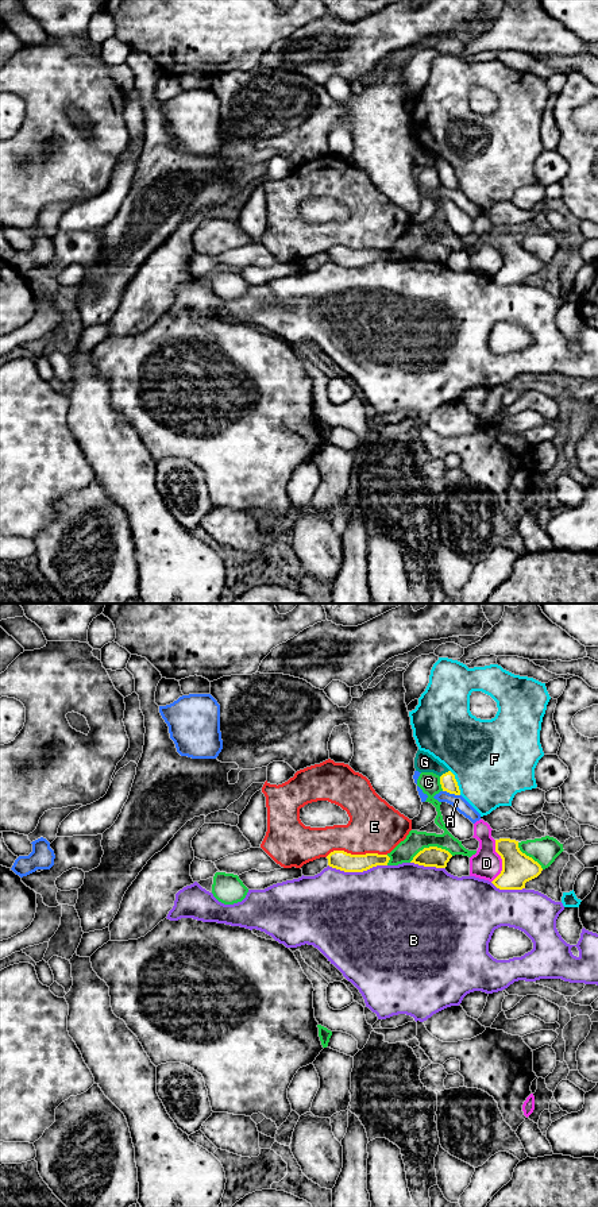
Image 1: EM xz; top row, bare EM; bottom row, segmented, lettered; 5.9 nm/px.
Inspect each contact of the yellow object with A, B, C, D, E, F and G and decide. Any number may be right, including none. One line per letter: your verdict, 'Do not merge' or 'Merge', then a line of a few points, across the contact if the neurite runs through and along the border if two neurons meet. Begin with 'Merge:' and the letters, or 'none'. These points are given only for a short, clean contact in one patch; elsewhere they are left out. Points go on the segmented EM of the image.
Merge: G
A: Do not merge
B: Do not merge
C: Do not merge
D: Do not merge
E: Do not merge
F: Do not merge
G: Merge. Line: xz (448, 783), (446, 772), (424, 762)

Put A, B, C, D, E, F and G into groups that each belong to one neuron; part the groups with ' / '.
A / B / C / D / E / F / G

